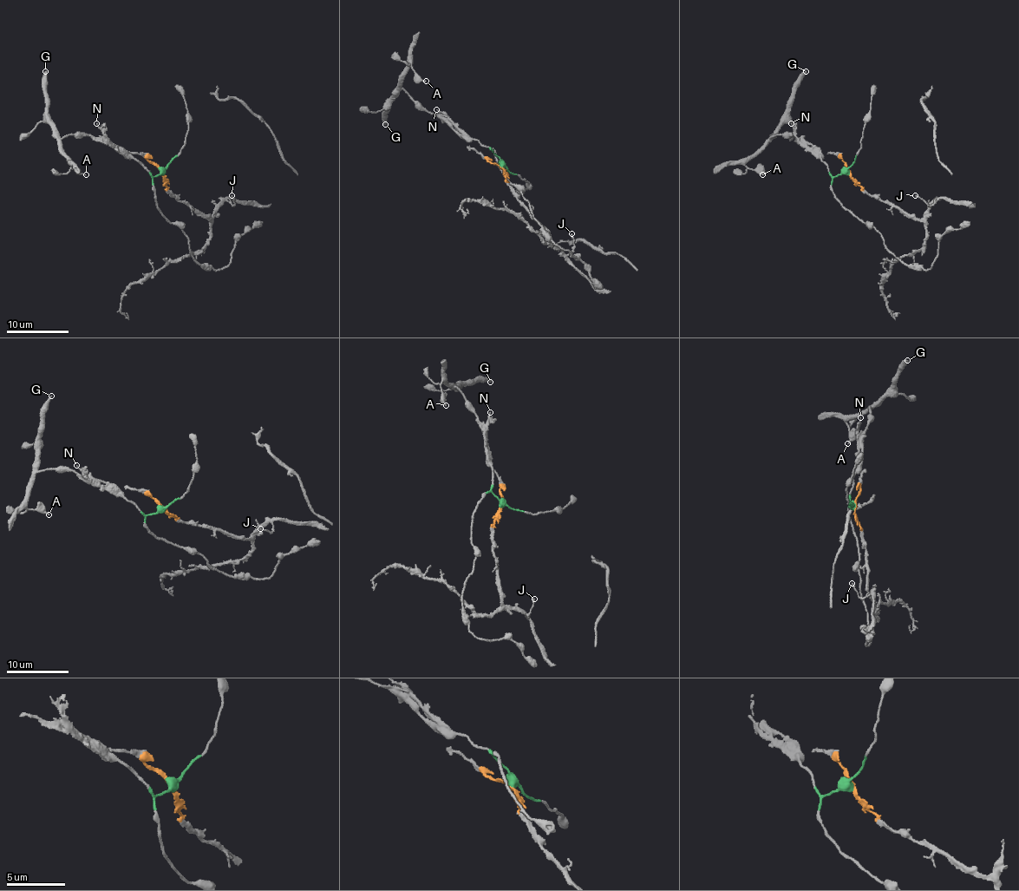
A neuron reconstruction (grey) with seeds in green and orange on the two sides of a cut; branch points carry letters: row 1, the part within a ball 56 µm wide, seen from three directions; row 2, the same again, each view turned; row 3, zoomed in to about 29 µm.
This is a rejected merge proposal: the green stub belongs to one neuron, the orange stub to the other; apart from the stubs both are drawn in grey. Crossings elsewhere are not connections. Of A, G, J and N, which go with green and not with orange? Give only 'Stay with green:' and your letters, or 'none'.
Stay with green: A, G, N

